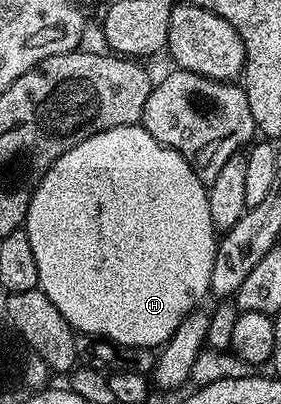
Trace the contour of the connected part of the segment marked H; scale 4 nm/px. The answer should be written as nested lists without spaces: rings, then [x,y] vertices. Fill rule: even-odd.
[[[140,124],[120,126],[93,134],[82,142],[77,142],[67,152],[63,152],[63,156],[56,158],[49,171],[41,178],[41,183],[33,190],[23,229],[31,240],[31,248],[35,251],[35,264],[39,267],[40,290],[51,298],[51,303],[55,304],[75,331],[94,338],[110,338],[111,341],[119,344],[160,348],[176,332],[181,321],[202,305],[201,301],[204,300],[205,294],[207,298],[210,293],[211,268],[217,255],[219,238],[211,220],[206,183],[198,178],[196,169],[190,166],[177,151],[156,142]]]

